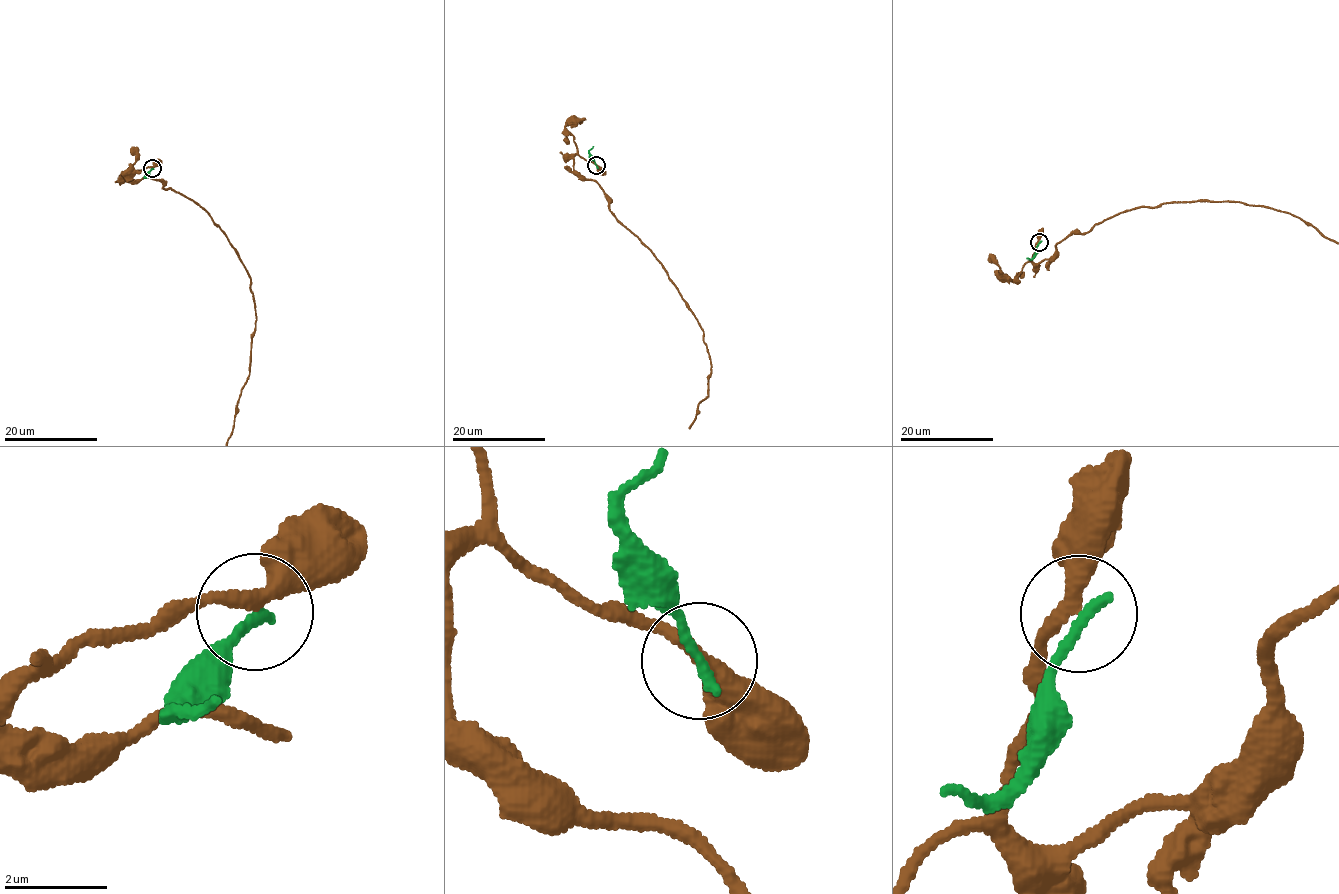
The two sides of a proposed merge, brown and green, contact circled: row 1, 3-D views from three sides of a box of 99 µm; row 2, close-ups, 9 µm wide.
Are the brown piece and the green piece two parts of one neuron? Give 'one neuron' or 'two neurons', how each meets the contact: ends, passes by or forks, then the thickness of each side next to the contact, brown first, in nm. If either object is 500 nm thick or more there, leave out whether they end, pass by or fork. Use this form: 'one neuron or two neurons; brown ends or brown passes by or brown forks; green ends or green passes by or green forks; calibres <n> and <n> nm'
two neurons; brown passes by; green ends; calibres 280 and 240 nm

